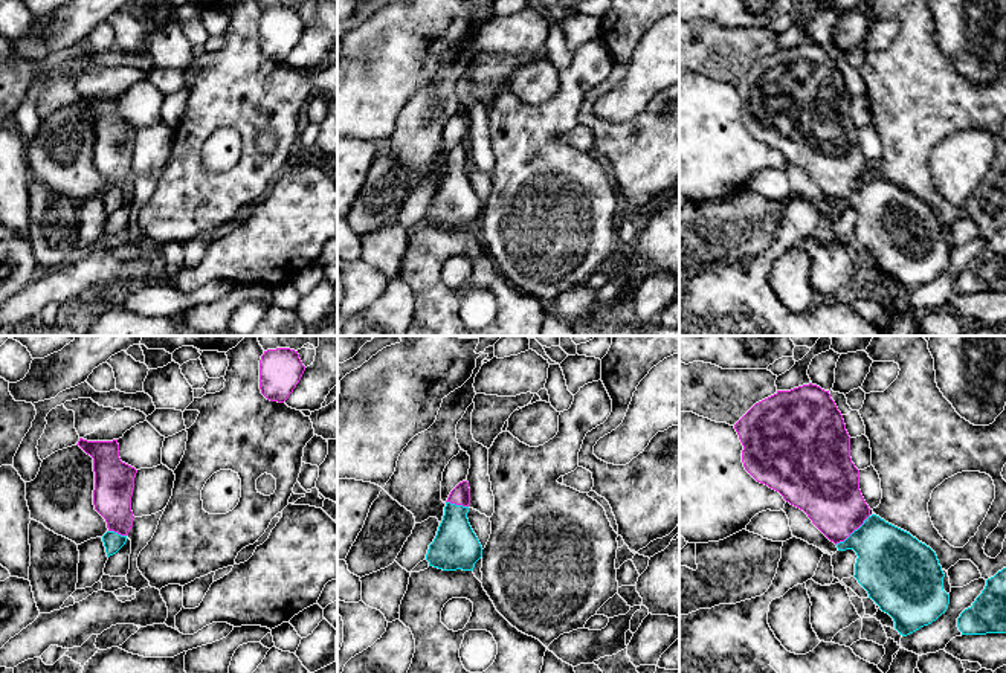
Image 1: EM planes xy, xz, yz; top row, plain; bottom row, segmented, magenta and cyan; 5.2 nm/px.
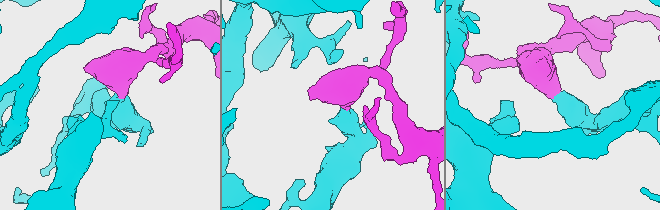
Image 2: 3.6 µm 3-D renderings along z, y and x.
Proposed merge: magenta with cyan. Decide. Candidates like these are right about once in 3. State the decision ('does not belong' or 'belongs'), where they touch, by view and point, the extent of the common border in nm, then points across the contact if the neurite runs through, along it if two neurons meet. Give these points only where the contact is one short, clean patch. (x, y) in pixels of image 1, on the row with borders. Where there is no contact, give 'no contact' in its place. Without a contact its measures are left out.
belongs; contact yz (852, 531); length 240 nm; way yz (828, 492), (852, 531), (889, 562)

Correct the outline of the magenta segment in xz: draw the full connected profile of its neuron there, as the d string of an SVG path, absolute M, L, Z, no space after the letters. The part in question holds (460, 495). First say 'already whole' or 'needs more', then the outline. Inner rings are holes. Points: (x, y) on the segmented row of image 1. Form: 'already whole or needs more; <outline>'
needs more; M463 481L446 501L443 520L426 554L429 566L443 571L473 571L482 557L482 546L467 519L469 504L469 482Z

